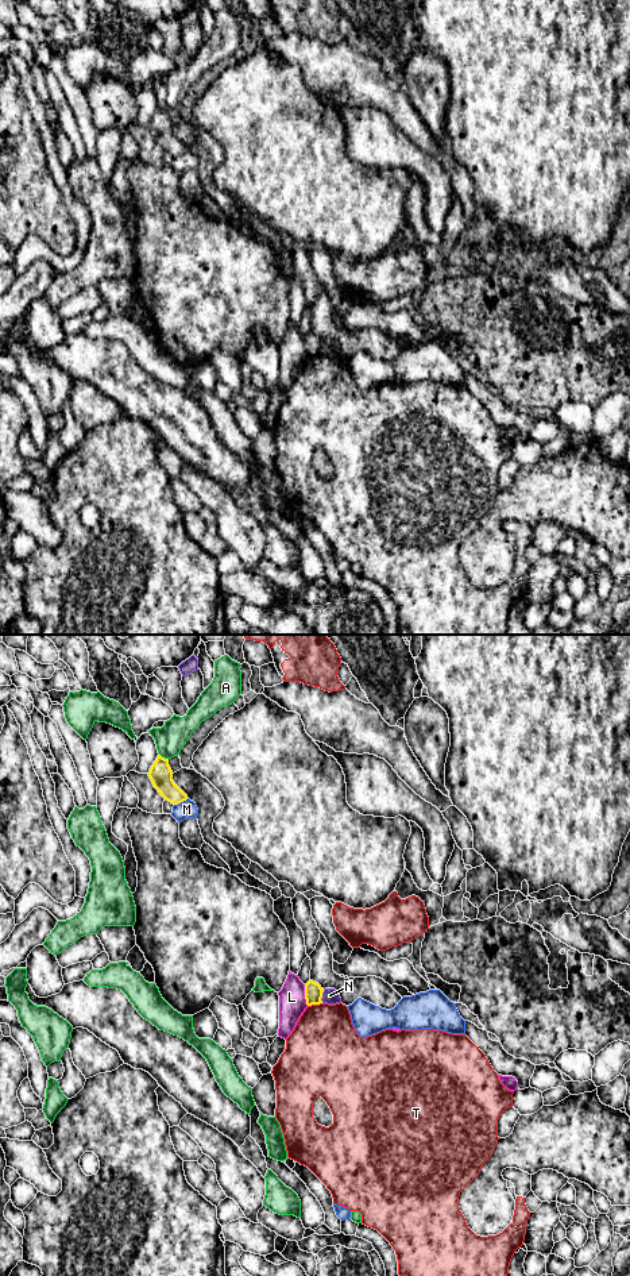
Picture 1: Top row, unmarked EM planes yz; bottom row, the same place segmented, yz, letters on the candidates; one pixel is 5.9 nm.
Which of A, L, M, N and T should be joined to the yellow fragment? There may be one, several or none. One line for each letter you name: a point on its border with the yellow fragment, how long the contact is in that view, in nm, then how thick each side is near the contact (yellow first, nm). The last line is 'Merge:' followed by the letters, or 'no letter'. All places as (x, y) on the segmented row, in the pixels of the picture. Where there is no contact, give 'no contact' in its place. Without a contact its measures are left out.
Merge: no letter

